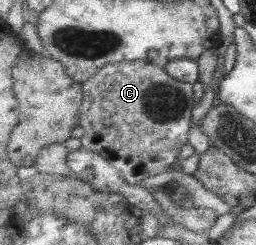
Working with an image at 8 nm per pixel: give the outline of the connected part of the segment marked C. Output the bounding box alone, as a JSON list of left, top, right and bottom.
[80,60,196,186]

